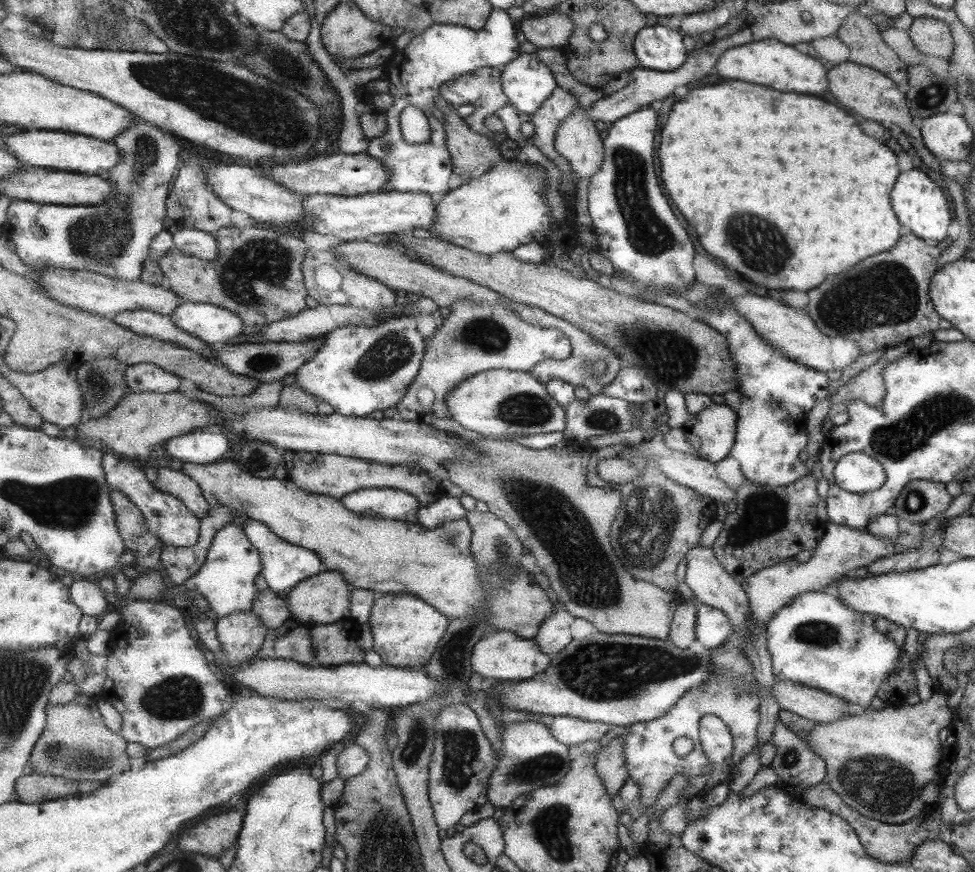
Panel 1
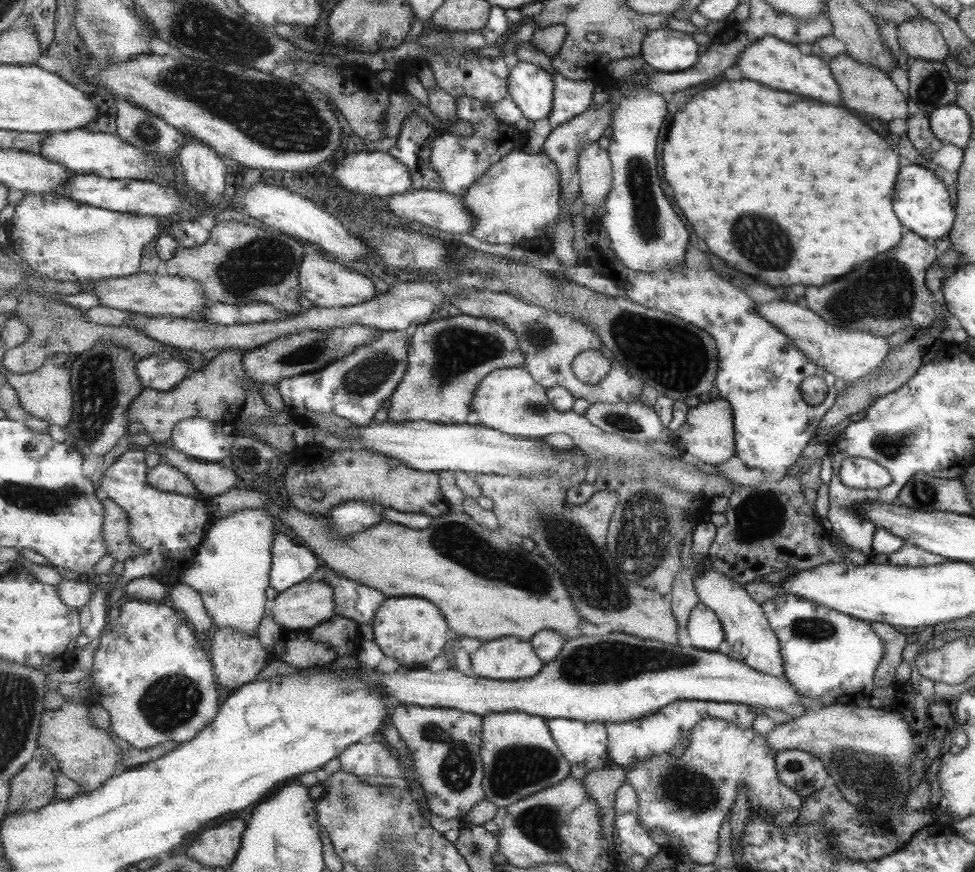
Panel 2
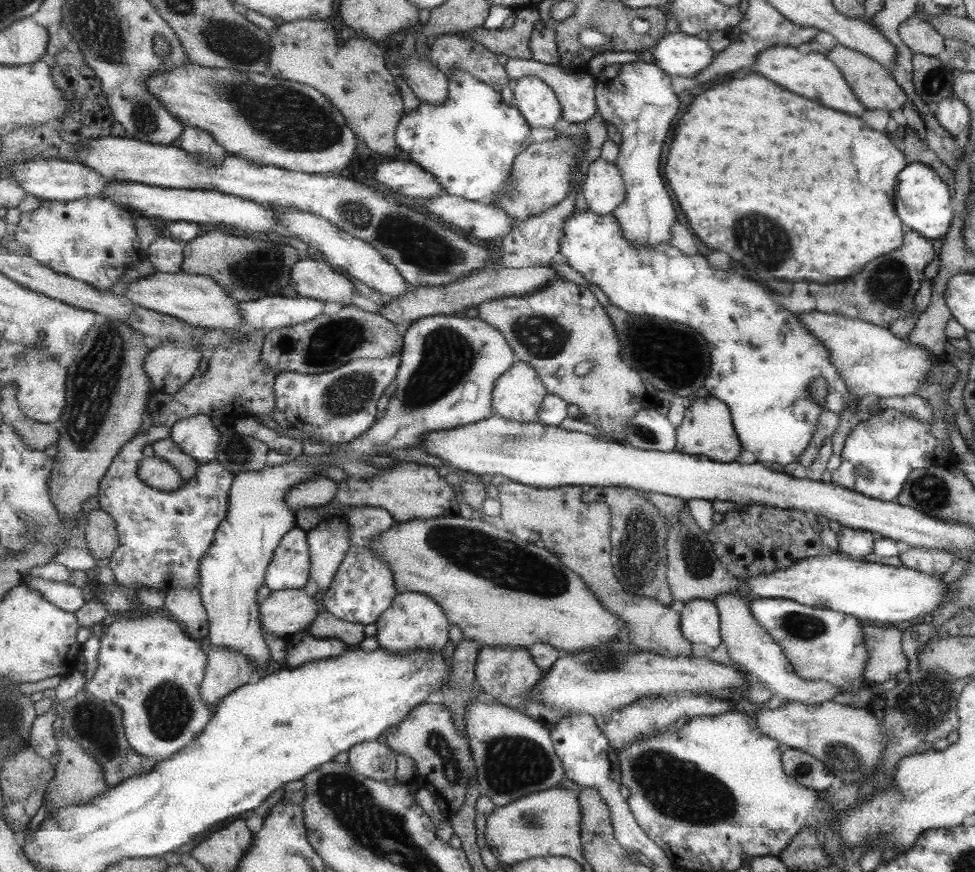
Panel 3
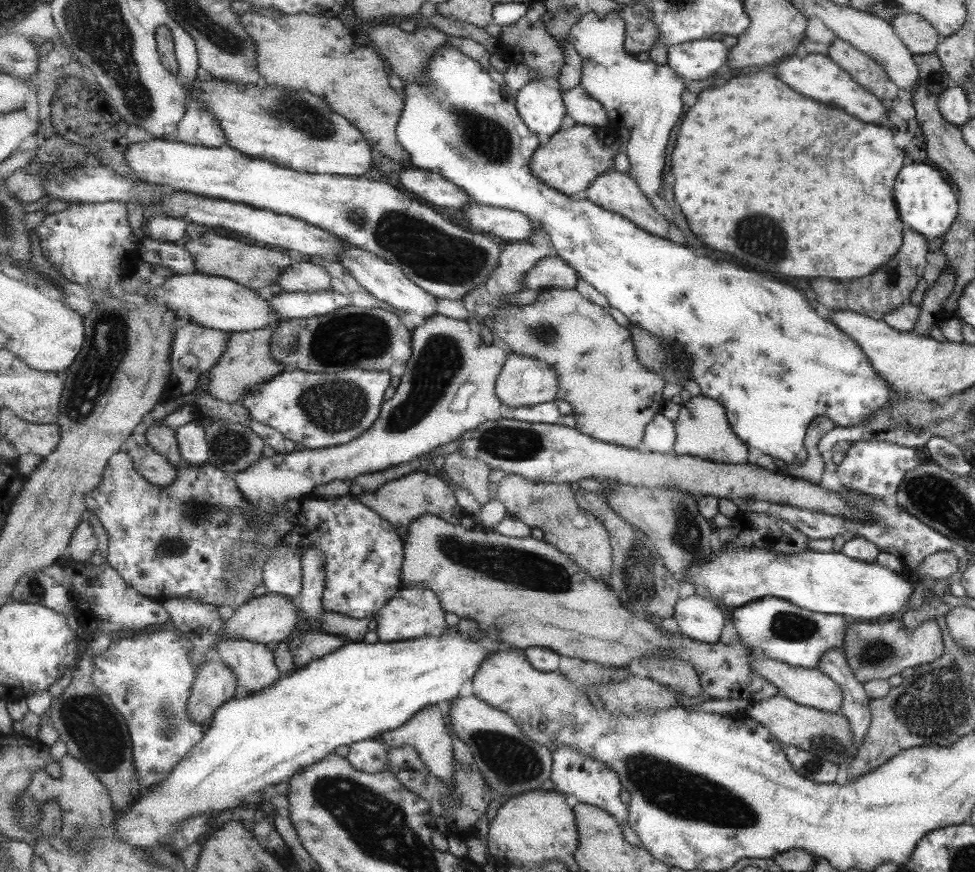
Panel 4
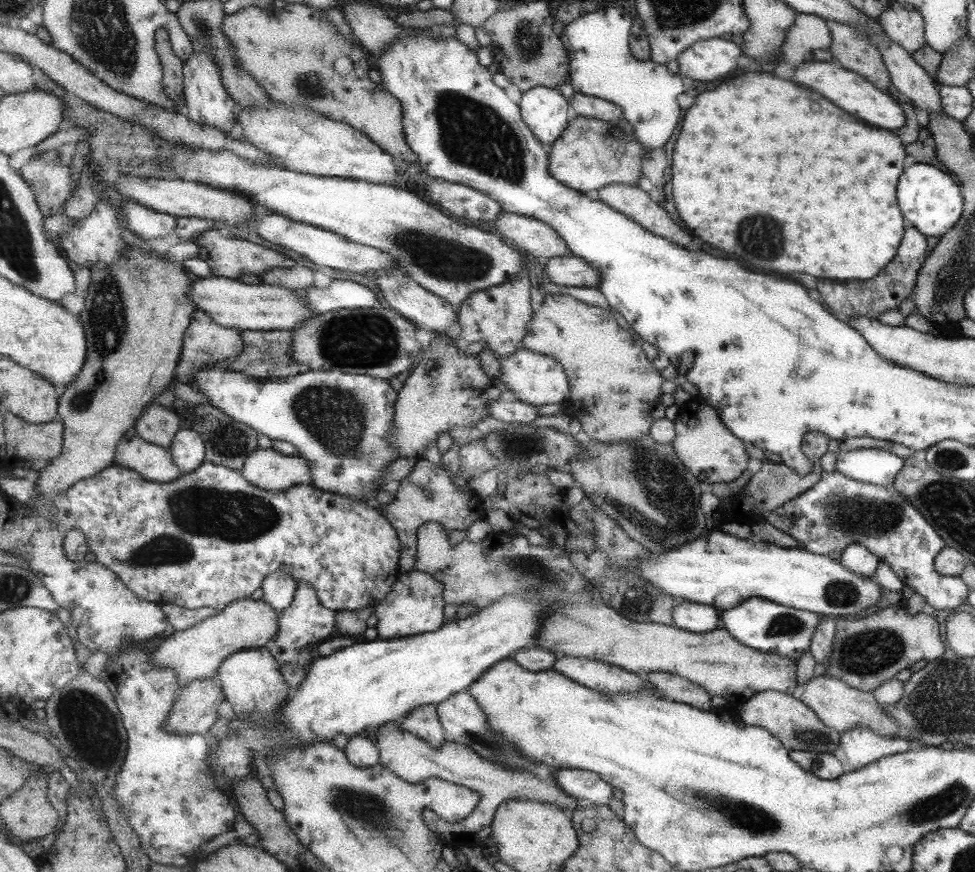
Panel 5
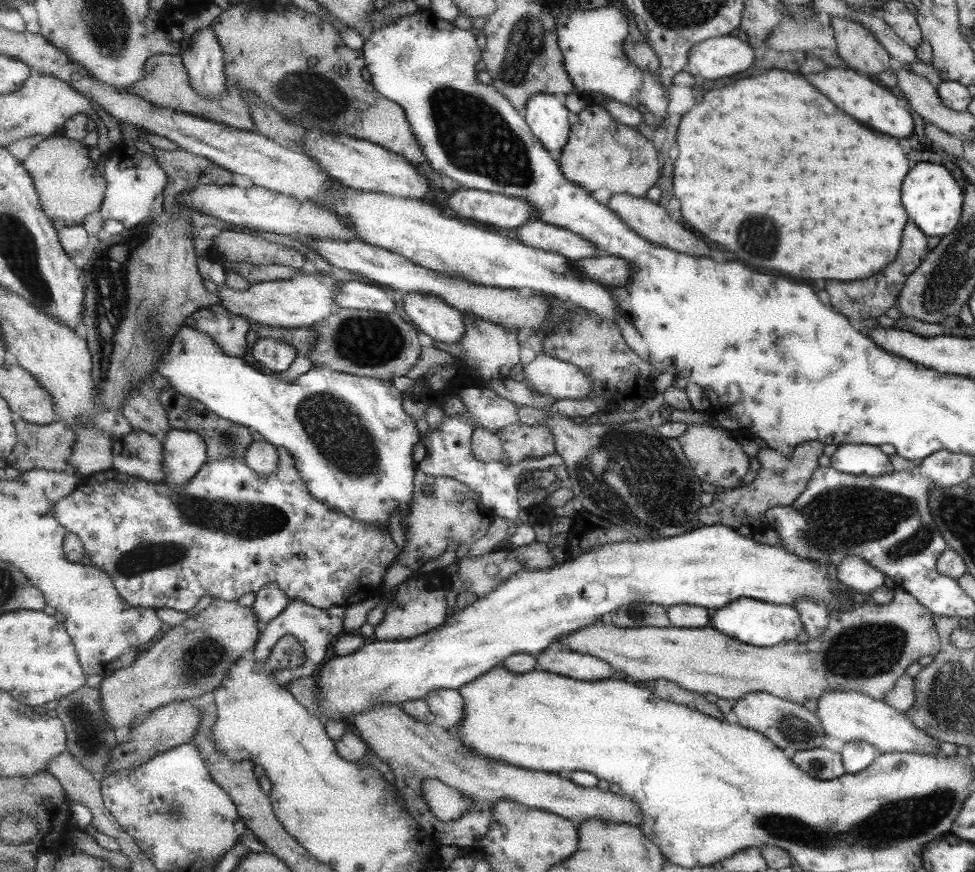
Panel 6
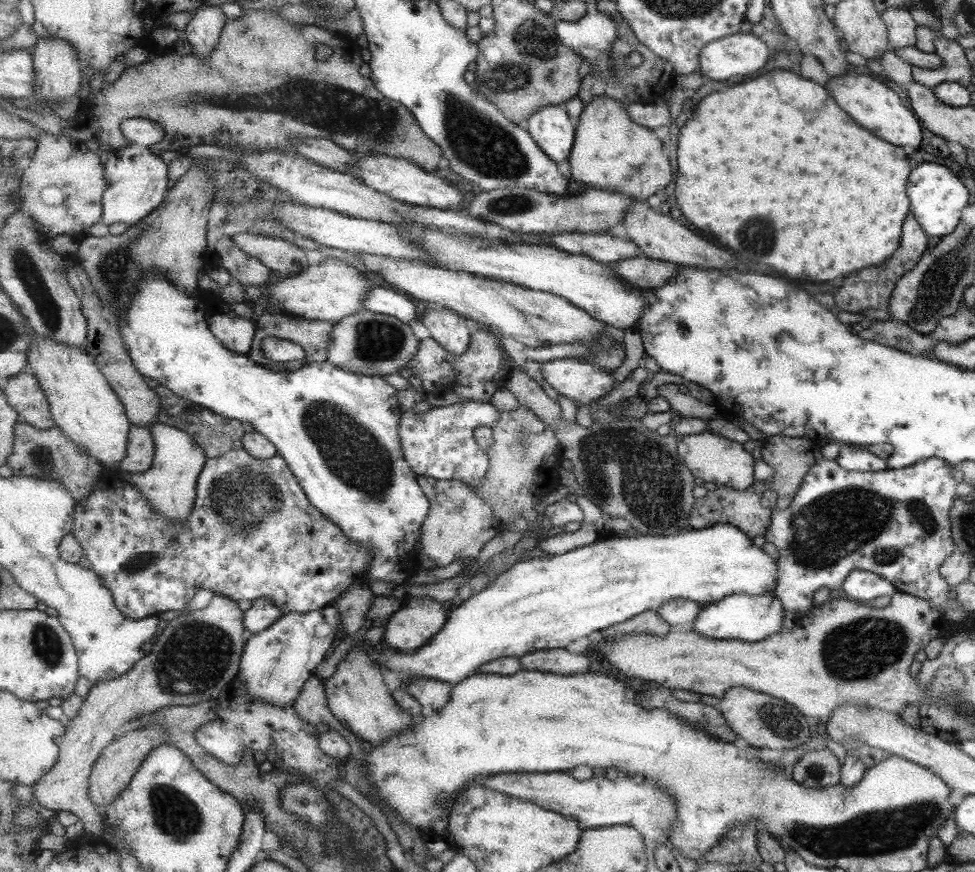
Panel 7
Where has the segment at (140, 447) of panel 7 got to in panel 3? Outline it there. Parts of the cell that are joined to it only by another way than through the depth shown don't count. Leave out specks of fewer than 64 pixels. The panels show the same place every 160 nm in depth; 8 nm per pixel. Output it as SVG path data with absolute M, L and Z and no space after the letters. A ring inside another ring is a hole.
M156 454L144 457L139 476L151 485L151 488L162 489L165 492L179 490L185 483L178 469Z

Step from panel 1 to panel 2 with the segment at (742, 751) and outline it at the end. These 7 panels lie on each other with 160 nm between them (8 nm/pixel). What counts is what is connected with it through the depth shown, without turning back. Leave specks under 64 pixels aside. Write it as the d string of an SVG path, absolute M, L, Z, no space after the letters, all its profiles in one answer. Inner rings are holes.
M677 700L667 707L659 709L653 714L642 719L627 722L605 723L606 730L606 755L614 765L628 768L630 764L643 762L652 756L672 752L677 744L683 740L687 742L691 736L691 729L701 720L715 718L727 720L737 724L739 728L751 727L755 716L761 712L755 707L745 704L703 701L703 700Z

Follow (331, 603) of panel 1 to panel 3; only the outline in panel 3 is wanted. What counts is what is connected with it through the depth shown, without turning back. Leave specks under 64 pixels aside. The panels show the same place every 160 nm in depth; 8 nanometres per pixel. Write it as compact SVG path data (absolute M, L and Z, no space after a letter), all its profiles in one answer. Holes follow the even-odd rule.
M303 589L272 591L259 606L263 632L279 638L308 631L320 615L317 598Z

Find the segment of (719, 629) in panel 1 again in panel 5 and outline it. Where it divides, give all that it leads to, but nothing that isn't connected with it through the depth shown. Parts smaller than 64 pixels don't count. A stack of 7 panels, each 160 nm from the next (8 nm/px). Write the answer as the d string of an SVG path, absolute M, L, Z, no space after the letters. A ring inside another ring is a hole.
M682 601L673 610L672 626L686 632L703 634L715 631L719 620L717 612L710 605Z

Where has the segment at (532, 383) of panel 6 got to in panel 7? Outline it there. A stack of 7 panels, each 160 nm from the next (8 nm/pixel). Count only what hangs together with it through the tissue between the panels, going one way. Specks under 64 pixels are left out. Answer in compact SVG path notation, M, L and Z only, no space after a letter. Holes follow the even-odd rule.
M584 358L543 363L541 372L552 388L575 404L596 402L612 388L612 372Z

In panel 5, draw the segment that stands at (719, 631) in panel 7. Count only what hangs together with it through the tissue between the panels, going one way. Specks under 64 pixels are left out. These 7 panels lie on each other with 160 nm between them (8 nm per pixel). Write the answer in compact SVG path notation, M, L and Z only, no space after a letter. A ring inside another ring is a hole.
M752 598L736 608L723 611L720 620L723 622L721 628L739 644L758 649L759 652L789 656L796 662L810 647L810 641L814 637L815 628L818 627L821 617L814 612L789 608L786 605L775 604L774 601Z

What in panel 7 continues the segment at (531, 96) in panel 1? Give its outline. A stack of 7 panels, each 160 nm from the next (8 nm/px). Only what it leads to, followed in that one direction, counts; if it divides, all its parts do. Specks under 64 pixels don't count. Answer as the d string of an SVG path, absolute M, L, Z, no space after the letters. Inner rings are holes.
M567 103L541 108L528 120L528 131L547 156L555 162L568 161L576 142Z

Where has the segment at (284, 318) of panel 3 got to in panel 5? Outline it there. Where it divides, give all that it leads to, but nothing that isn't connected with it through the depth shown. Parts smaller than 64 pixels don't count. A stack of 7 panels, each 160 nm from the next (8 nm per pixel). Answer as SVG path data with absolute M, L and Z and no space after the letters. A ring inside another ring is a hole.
M333 280L328 287L304 290L306 303L317 315L341 309L371 308L377 302L375 291L351 280Z

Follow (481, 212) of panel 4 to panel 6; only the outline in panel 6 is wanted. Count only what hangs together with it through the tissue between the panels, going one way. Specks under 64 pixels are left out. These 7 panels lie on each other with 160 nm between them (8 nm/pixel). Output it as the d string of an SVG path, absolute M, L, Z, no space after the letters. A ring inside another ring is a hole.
M535 220L523 224L517 230L517 238L531 248L541 248L547 252L557 252L571 261L600 256L598 248L586 238L565 228Z

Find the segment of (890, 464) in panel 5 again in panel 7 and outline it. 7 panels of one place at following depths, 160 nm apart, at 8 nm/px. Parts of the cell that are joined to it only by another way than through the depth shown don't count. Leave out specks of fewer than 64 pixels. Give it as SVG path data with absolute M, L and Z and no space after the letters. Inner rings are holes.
M841 444L834 461L849 471L877 472L886 469L886 461L873 455L863 445Z

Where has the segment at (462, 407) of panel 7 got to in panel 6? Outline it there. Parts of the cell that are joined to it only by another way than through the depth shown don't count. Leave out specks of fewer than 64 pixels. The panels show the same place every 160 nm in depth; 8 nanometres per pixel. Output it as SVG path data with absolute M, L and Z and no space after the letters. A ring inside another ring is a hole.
M467 386L458 391L465 408L481 428L503 429L520 420L518 406L495 392L480 386ZM446 417L438 429L430 429L427 439L420 439L415 445L414 459L417 468L431 476L448 476L466 484L480 494L485 507L492 513L515 521L520 513L519 506L519 477L526 472L550 469L551 466L565 464L564 458L557 452L541 459L522 460L517 464L506 465L503 462L487 462L474 456L471 448L473 425L454 417Z

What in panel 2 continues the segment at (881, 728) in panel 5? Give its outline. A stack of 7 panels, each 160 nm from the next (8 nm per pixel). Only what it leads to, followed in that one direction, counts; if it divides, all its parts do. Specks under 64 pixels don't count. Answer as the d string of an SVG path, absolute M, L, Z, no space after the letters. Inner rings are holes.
M709 563L699 568L699 576L694 580L694 588L698 592L699 602L710 608L718 620L722 621L725 642L731 646L729 656L737 661L742 661L743 664L750 665L757 672L786 680L777 638L766 620L762 606L746 593L743 586L719 573Z

